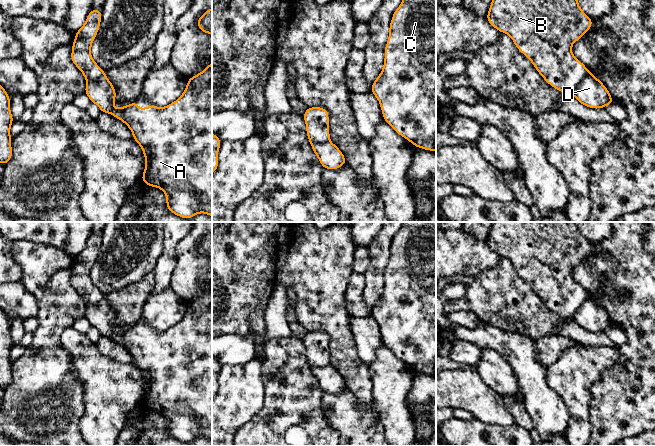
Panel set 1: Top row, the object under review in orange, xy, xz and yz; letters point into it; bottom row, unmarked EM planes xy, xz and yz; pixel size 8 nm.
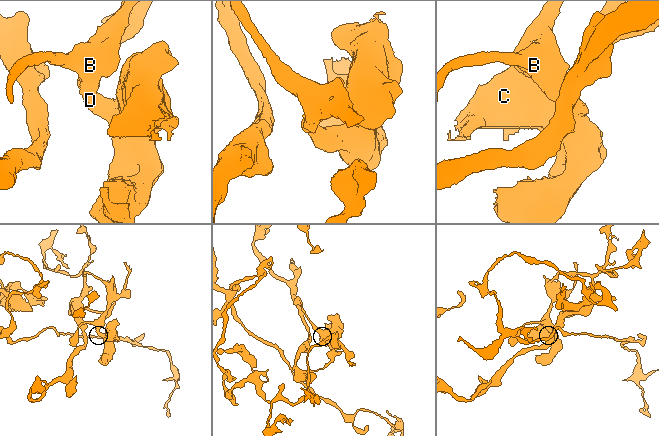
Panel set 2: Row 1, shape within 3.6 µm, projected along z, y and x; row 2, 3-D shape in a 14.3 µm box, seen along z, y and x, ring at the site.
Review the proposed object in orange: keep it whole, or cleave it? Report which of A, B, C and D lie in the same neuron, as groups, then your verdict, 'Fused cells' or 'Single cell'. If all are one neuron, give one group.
Groups: A C D / B. Fused cells

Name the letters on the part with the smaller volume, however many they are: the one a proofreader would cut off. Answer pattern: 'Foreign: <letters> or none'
Foreign: A, C, D

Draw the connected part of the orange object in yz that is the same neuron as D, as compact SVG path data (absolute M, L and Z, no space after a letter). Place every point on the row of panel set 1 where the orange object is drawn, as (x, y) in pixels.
M591 72L583 77L573 96L579 103L592 109L601 109L614 104L609 90Z

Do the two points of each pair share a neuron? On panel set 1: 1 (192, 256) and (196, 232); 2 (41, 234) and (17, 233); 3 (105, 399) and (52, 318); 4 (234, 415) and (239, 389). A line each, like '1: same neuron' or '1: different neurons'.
1: same neuron
2: same neuron
3: different neurons
4: same neuron

